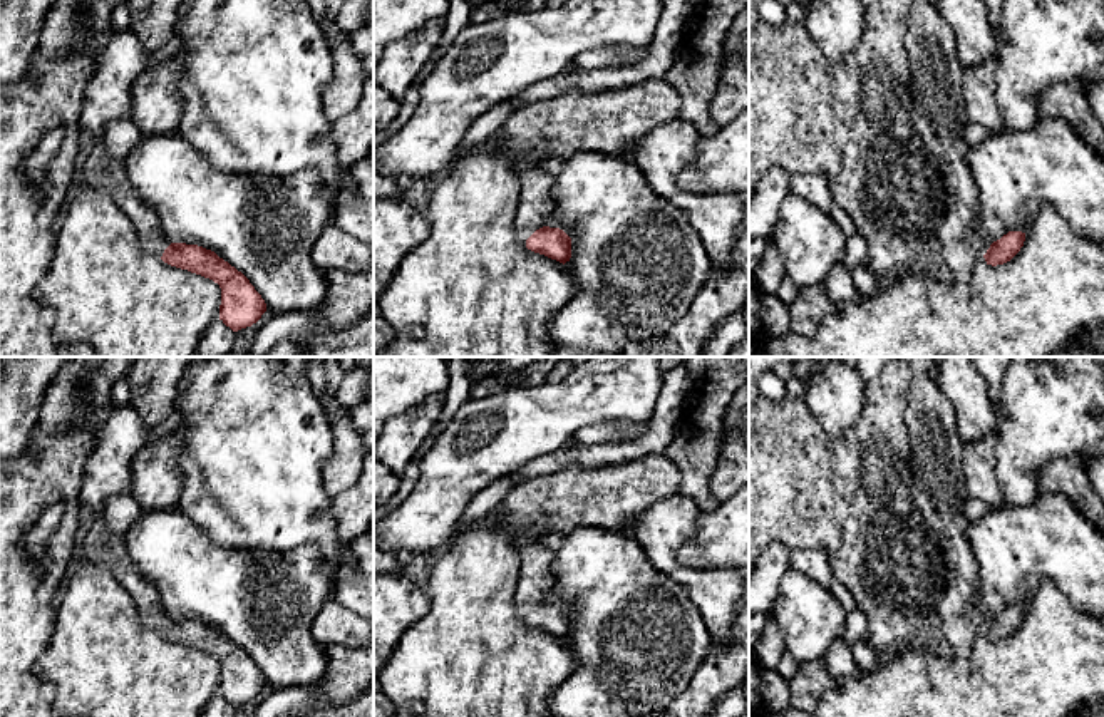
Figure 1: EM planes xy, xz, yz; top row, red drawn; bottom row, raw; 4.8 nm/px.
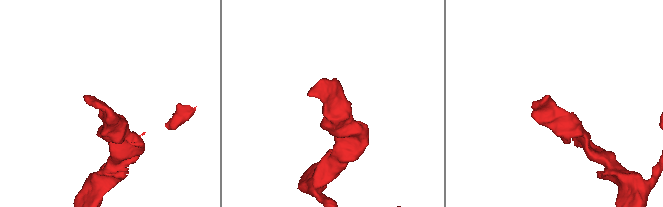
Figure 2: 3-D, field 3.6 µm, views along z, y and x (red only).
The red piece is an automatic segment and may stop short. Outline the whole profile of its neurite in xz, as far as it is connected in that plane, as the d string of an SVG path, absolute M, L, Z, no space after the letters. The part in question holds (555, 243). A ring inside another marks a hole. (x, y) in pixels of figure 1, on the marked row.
M521 169L518 173L521 196L514 224L528 250L565 265L571 258L571 238L563 230L546 224L556 208L555 176L553 169Z

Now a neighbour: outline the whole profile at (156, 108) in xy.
M174 60L152 64L131 87L131 122L144 136L173 134L183 112Z

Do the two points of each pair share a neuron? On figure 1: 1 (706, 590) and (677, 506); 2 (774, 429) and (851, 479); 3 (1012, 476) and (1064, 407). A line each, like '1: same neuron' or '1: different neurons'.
1: same neuron
2: same neuron
3: same neuron

